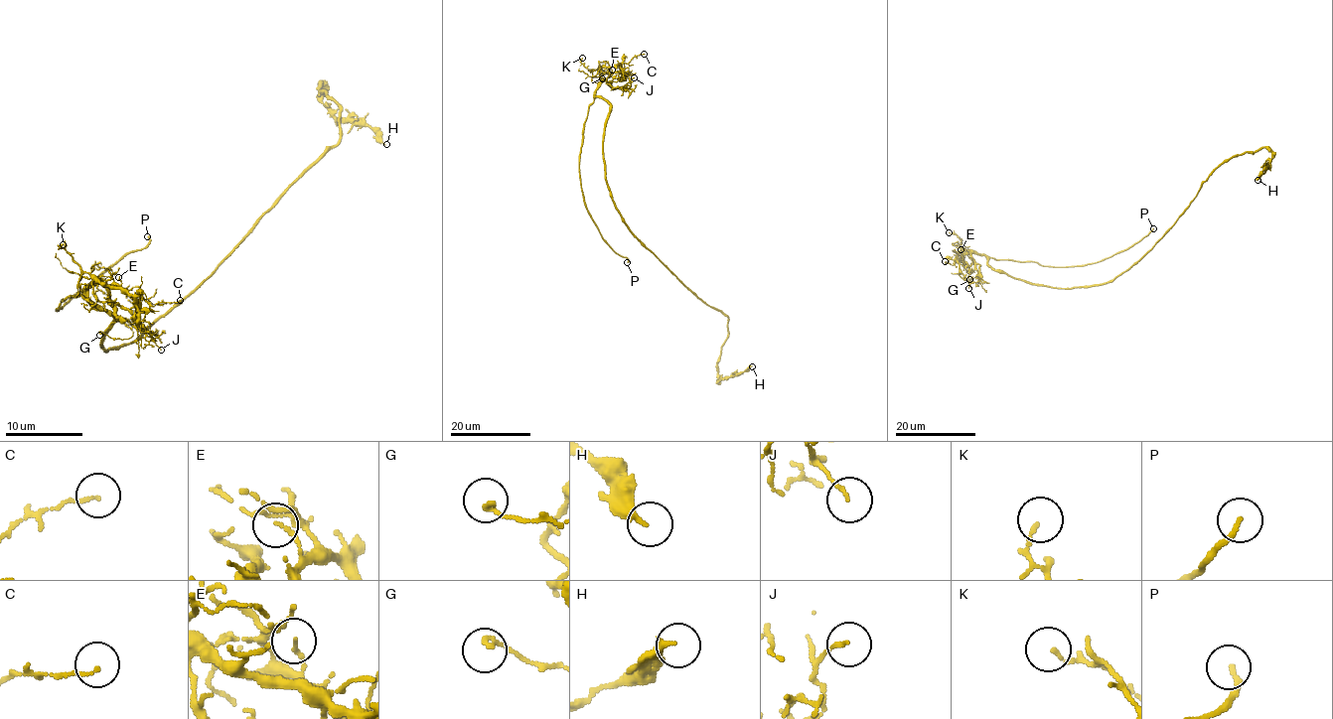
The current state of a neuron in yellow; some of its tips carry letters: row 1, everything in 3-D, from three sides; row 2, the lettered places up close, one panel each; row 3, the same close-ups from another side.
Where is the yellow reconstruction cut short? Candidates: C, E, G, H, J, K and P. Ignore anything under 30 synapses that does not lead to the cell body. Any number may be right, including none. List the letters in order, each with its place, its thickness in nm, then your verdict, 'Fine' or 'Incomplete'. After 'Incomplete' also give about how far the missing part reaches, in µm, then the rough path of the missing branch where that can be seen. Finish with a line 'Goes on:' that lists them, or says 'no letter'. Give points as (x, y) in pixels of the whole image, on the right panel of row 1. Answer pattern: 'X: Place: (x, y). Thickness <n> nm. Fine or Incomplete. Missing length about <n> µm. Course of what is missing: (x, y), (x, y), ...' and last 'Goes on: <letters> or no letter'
C: Place: (945, 261). Thickness 100 nm. Fine
E: Place: (961, 249). Thickness 110 nm. Fine
G: Place: (969, 279). Thickness 130 nm. Fine
H: Place: (1258, 180). Thickness 240 nm. Fine
J: Place: (968, 288). Thickness 100 nm. Fine
K: Place: (949, 232). Thickness 110 nm. Fine
P: Place: (1153, 228). Thickness 170 nm. Incomplete. Missing length about 70 µm. Course of what is missing: (1153, 228), (1185, 195), (1224, 141), (1246, 139), (1299, 123), (1307, 111)
Goes on: P

